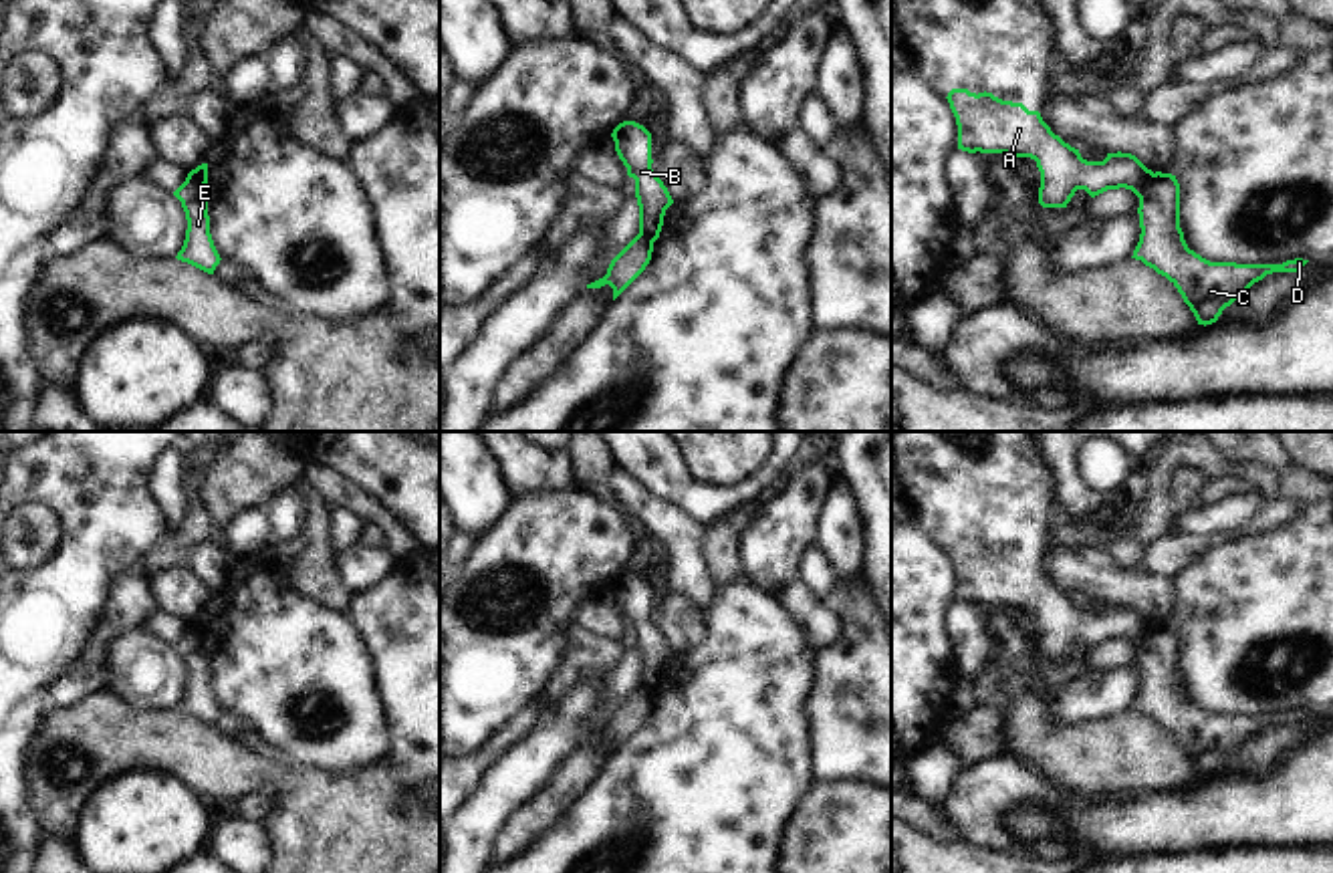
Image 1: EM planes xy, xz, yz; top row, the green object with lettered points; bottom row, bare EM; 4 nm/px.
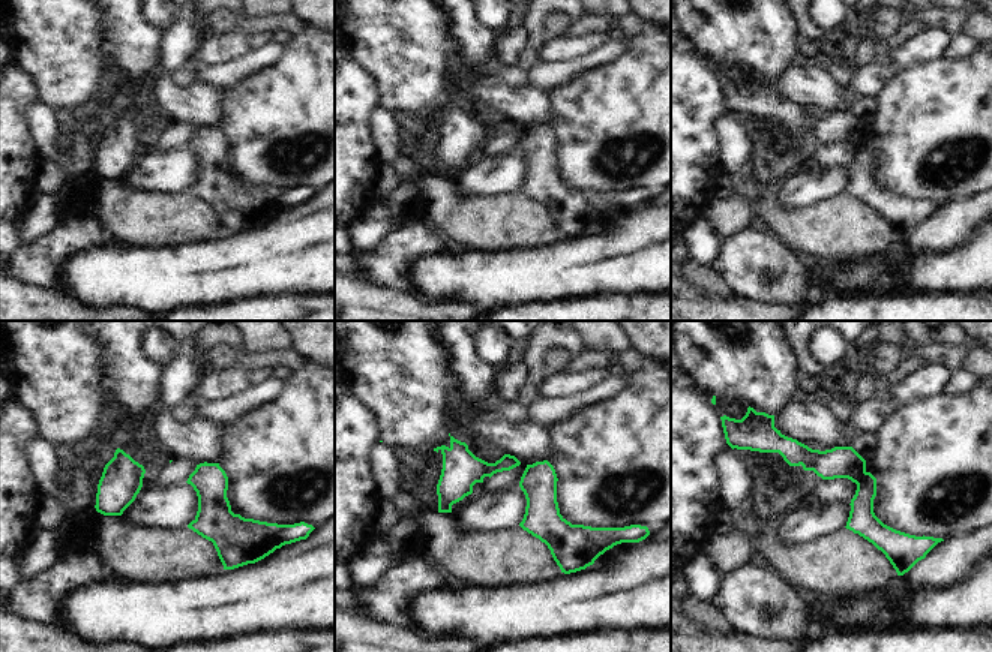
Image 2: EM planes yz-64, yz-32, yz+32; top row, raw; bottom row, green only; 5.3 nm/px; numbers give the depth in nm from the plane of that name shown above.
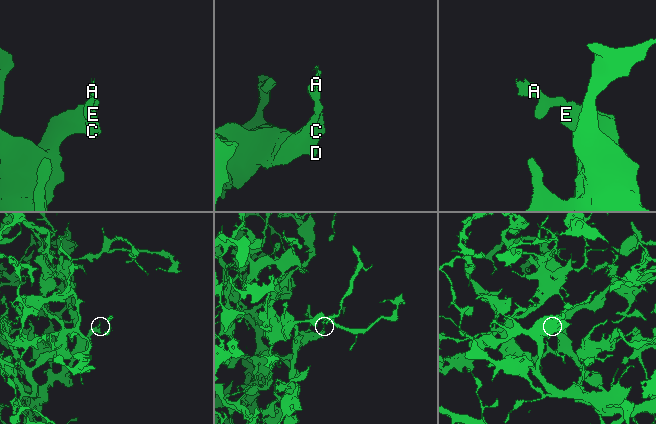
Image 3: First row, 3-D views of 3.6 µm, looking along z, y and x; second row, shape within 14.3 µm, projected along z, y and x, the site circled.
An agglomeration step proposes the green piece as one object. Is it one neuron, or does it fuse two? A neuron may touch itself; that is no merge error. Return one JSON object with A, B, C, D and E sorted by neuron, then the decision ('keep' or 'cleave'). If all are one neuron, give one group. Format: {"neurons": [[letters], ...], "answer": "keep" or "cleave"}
{"neurons": [["A", "B"], ["C", "D", "E"]], "answer": "cleave"}

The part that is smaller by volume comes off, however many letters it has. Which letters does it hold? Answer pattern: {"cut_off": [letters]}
{"cut_off": ["A", "B"]}

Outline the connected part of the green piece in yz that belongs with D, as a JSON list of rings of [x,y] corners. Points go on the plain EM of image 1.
[[[1156,623],[1139,649],[1139,694],[1135,712],[1166,728],[1194,764],[1198,776],[1212,776],[1222,762],[1254,734],[1273,724],[1299,724],[1309,712],[1283,716],[1210,714],[1188,700],[1180,679],[1180,635]]]

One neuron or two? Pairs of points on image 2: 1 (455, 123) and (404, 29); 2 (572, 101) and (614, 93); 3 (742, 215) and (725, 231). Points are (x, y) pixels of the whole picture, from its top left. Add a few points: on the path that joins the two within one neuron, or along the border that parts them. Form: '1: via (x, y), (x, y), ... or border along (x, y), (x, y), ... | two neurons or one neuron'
1: via (440, 99), (410, 69), (407, 53) | one neuron
2: via (583, 101), (604, 101) | one neuron
3: via (737, 219), (730, 227) | one neuron

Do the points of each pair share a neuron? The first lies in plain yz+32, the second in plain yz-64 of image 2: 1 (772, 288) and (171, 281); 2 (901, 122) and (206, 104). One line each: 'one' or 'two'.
1: two
2: two

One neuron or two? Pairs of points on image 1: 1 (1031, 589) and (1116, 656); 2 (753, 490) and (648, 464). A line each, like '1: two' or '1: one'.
1: two
2: one

